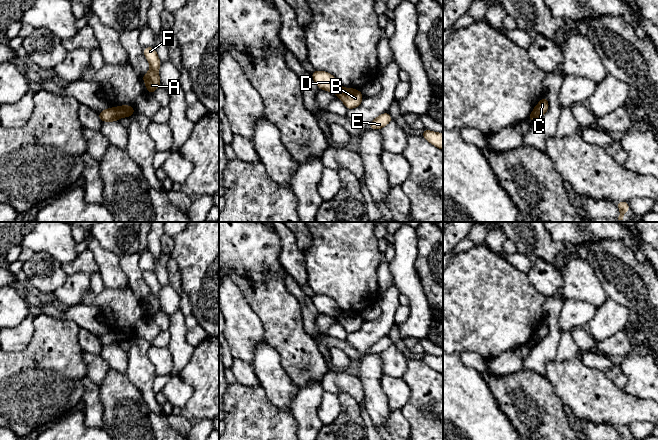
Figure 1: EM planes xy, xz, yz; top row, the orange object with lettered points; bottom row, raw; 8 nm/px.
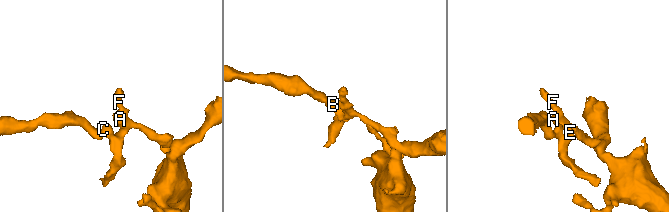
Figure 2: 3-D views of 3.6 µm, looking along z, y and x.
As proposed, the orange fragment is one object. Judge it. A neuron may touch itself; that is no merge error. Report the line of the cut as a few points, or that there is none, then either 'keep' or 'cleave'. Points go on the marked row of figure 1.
cut xy (114, 108), (120, 117); cleave

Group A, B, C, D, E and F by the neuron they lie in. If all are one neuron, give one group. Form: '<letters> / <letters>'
A B C E F / D

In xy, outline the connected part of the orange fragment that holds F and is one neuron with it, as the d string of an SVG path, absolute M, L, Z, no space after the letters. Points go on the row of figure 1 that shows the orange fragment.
M154 47L143 48L143 53L151 68L141 77L146 85L148 94L153 94L156 89L161 86L161 81L159 78L159 67L161 65L161 60L159 59Z

